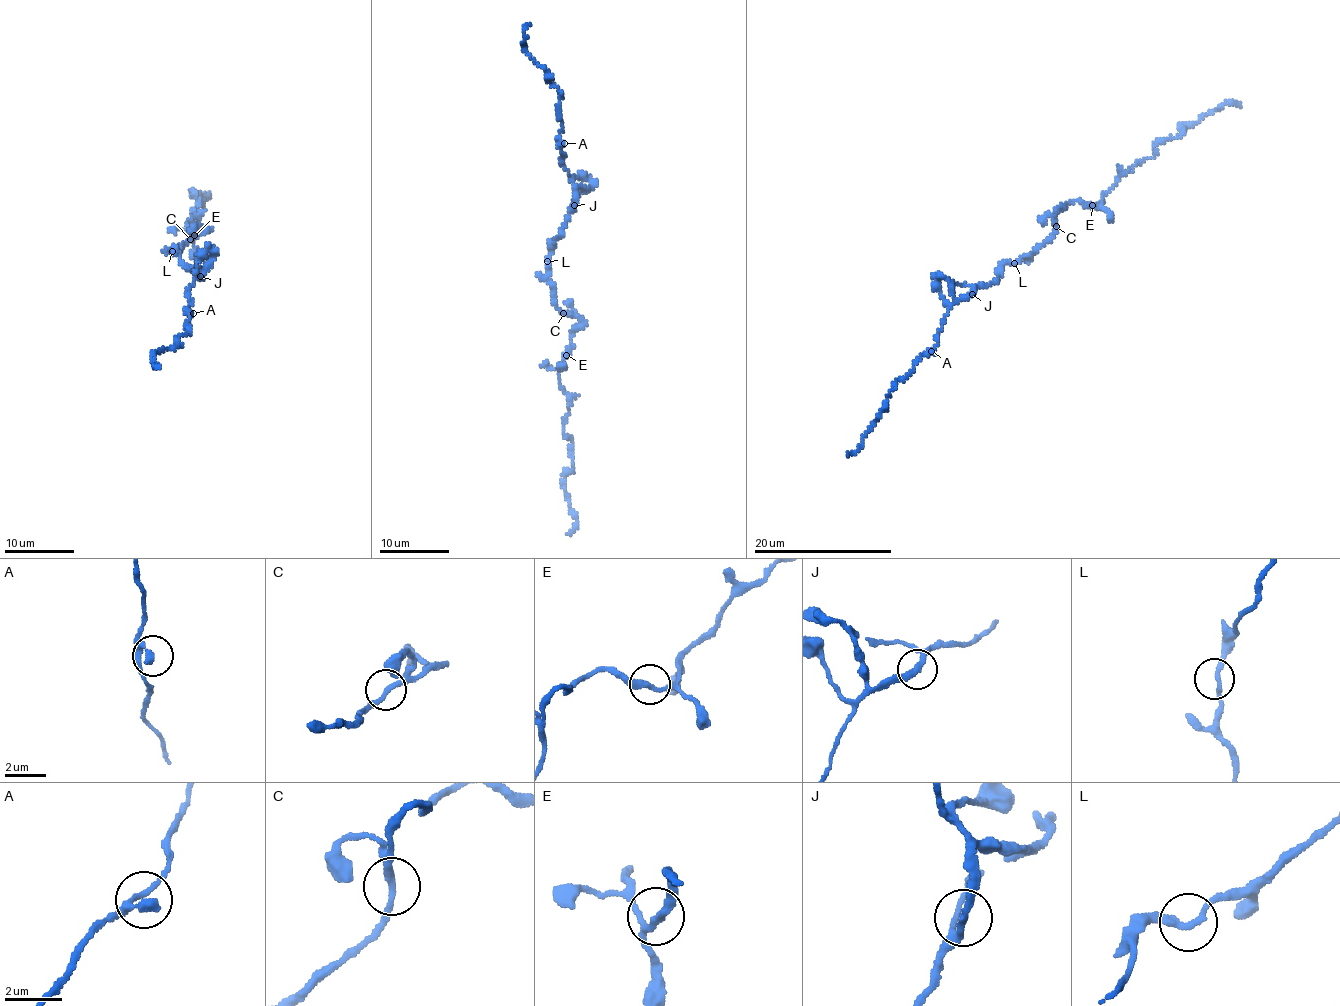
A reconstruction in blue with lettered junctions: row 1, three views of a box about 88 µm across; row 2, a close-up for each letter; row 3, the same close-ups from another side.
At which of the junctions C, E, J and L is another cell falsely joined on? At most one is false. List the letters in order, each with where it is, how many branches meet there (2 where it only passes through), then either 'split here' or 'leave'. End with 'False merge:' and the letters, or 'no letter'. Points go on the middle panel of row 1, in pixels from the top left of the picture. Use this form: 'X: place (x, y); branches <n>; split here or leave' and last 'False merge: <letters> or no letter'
C: place (563, 313); branches 2; leave
E: place (566, 355); branches 2; leave
J: place (574, 205); branches 2; leave
L: place (547, 261); branches 2; leave
False merge: no letter

